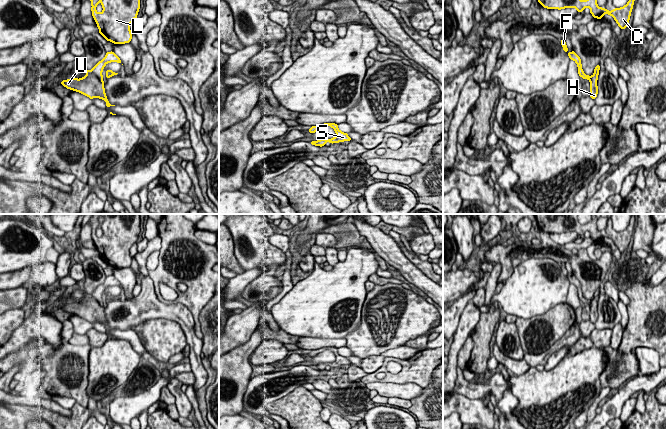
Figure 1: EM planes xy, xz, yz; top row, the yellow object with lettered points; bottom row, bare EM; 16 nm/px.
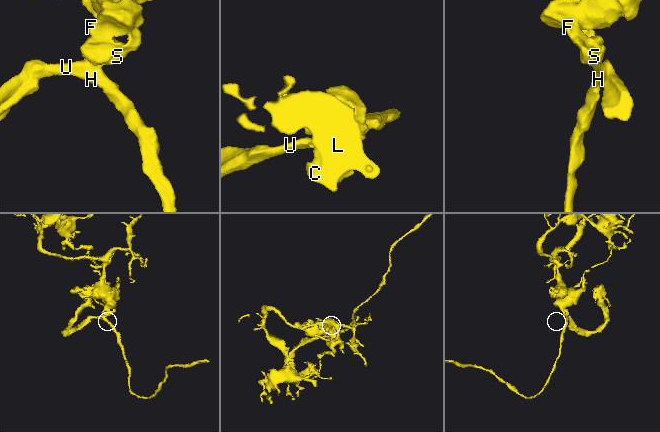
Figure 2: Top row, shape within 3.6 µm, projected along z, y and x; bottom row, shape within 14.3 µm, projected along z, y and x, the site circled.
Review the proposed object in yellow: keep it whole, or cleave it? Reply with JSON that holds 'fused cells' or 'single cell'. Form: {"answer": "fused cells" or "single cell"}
{"answer": "fused cells"}

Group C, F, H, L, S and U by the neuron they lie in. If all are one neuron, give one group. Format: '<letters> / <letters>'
C F L S / H U

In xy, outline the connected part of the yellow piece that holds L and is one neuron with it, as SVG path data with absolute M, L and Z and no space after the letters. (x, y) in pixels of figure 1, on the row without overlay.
M93 214L91 224L92 240L99 252L99 257L114 268L130 267L132 257L130 248L137 242L140 233L141 214Z

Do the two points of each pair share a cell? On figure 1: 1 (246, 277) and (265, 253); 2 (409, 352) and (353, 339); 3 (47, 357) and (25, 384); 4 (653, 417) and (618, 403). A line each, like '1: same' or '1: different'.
1: different
2: different
3: same
4: different

